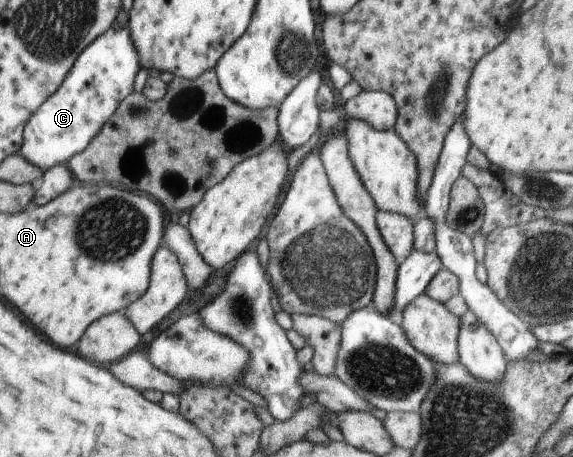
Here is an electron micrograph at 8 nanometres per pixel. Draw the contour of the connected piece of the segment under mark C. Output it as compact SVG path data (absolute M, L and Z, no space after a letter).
M128 24L112 27L100 35L100 39L80 55L76 71L68 75L68 83L35 112L36 119L28 123L28 131L23 133L24 151L19 155L28 159L28 163L38 165L43 172L54 165L67 165L70 159L87 150L92 137L114 115L118 105L134 92L134 77L142 63Z

